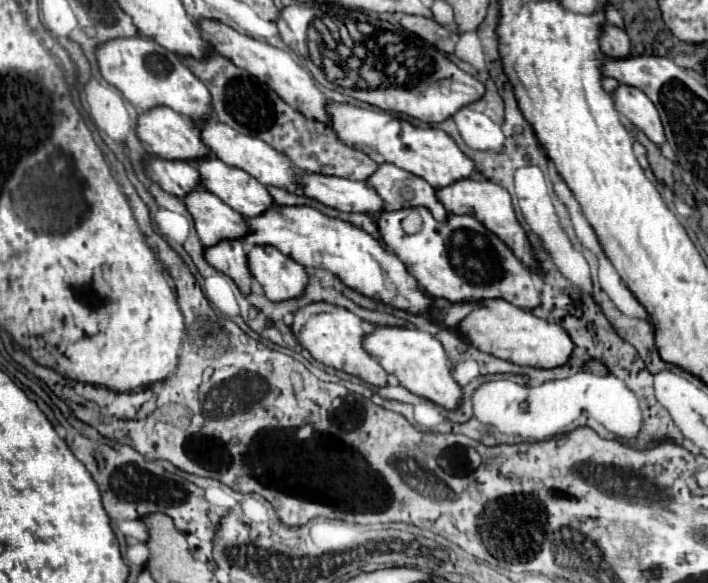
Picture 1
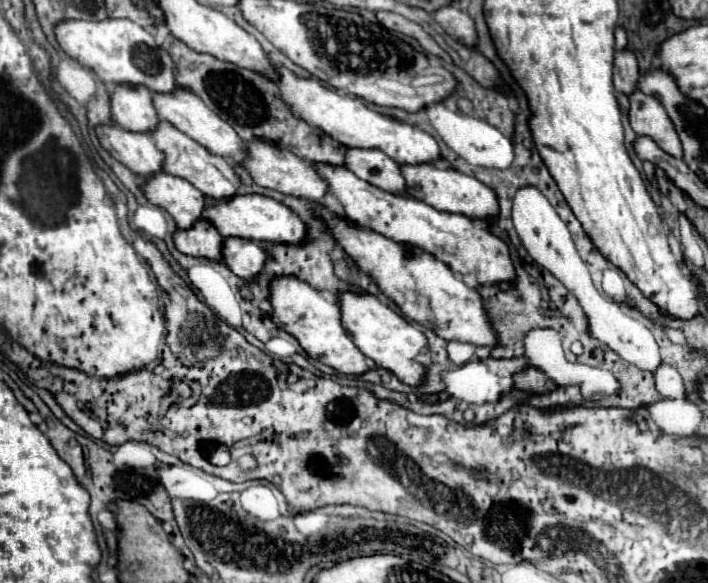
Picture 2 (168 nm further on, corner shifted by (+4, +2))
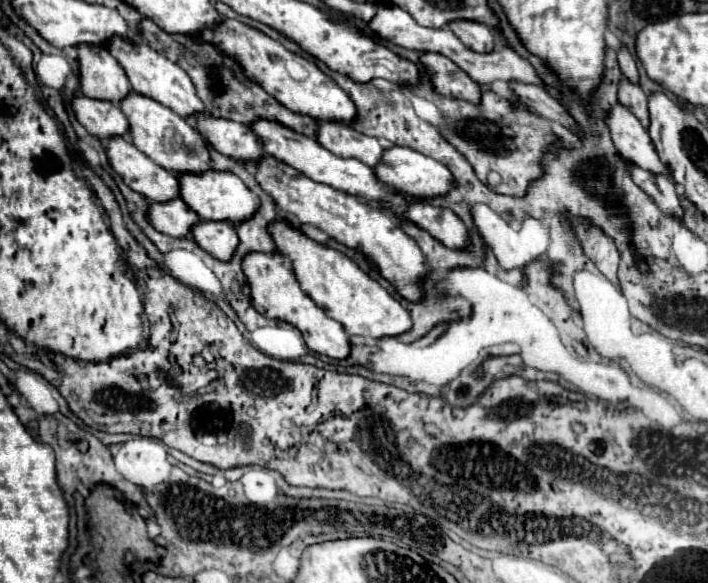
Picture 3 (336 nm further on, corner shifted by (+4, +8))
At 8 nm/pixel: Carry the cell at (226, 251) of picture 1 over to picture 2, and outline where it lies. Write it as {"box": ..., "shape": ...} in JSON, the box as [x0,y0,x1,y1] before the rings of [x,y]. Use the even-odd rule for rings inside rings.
{"box":[175,221,225,261],"shape":[[[197,221],[193,229],[179,229],[175,233],[175,247],[191,257],[205,257],[211,261],[223,261],[223,245],[225,245],[225,237],[219,237],[219,231],[209,223],[209,221]]]}

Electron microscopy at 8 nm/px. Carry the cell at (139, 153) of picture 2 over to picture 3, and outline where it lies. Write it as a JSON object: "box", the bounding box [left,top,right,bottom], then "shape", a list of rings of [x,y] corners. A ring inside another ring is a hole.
{"box":[71,93,129,139],"shape":[[[77,93],[71,101],[71,109],[77,121],[95,137],[109,139],[115,135],[125,135],[129,129],[127,117],[117,107],[117,103],[107,103],[103,99],[91,99]]]}

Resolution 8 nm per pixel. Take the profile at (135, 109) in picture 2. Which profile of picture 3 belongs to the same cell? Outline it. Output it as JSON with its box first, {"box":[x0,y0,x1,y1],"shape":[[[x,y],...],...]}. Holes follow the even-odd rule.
{"box":[77,47,129,103],"shape":[[[77,47],[79,91],[93,99],[119,103],[129,91],[129,79],[105,47]]]}

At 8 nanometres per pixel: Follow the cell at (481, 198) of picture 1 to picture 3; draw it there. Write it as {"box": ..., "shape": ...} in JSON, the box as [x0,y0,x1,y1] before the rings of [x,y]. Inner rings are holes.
{"box":[373,147,453,197],"shape":[[[389,147],[383,151],[383,159],[379,159],[379,167],[373,169],[379,183],[385,187],[391,187],[395,191],[413,195],[413,197],[435,197],[435,195],[445,195],[453,187],[453,175],[445,165],[439,161],[417,153],[415,149],[409,147]]]}

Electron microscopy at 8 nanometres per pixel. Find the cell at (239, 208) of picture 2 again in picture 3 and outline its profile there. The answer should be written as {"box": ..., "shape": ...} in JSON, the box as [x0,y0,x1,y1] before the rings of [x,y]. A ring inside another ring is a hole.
{"box":[175,169,259,223],"shape":[[[211,169],[207,171],[207,175],[175,175],[175,177],[179,179],[179,197],[187,203],[187,207],[191,207],[191,211],[199,215],[199,219],[207,221],[229,219],[231,223],[239,223],[249,219],[259,207],[259,197],[251,193],[245,187],[245,183],[233,173]]]}

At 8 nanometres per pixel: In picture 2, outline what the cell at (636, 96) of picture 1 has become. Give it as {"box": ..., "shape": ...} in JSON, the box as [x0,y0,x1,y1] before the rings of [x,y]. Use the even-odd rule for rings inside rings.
{"box":[629,91,681,157],"shape":[[[641,91],[631,93],[629,97],[631,109],[629,109],[629,121],[637,135],[651,137],[665,153],[673,157],[681,157],[681,141],[673,129],[671,119],[667,117],[663,105],[653,99],[651,95],[645,95]]]}

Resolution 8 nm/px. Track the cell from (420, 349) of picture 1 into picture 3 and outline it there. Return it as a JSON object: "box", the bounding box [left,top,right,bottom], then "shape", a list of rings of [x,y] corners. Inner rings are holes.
{"box":[271,219,411,337],"shape":[[[275,219],[271,227],[271,239],[275,239],[275,249],[281,257],[291,261],[297,283],[303,293],[309,295],[317,307],[321,307],[331,319],[339,321],[349,335],[369,335],[369,337],[385,337],[385,335],[401,335],[411,329],[411,317],[403,305],[389,295],[385,287],[381,287],[373,277],[369,277],[353,259],[345,253],[313,241],[301,229],[289,225],[285,219]]]}

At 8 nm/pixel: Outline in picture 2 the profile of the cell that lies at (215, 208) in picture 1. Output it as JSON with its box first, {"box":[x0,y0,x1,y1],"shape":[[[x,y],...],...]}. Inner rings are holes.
{"box":[145,173,207,229],"shape":[[[157,173],[147,179],[145,195],[153,205],[169,211],[179,229],[195,227],[195,223],[203,219],[201,213],[207,209],[207,197],[199,193],[199,189],[169,173]]]}

